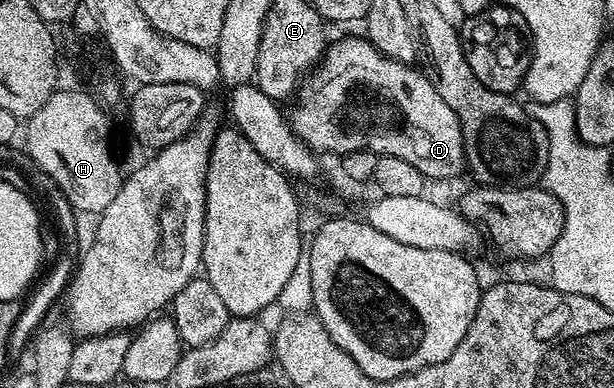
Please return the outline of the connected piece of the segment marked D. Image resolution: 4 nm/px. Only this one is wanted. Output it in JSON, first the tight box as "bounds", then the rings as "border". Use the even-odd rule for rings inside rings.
{"bounds":[287,36,464,181],"border":[[[349,36],[334,44],[332,41],[321,59],[302,79],[292,101],[293,109],[287,112],[293,133],[314,153],[330,152],[334,158],[340,158],[352,152],[373,152],[376,156],[400,158],[416,166],[419,174],[430,181],[449,180],[460,172],[464,173],[463,130],[455,110],[451,110],[451,106],[439,98],[439,90],[435,90],[424,71],[387,58],[369,39],[358,36]]]}

